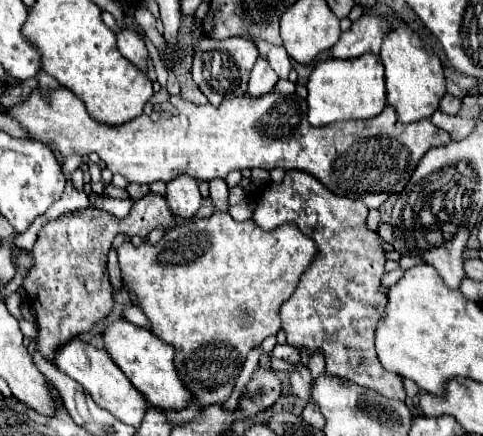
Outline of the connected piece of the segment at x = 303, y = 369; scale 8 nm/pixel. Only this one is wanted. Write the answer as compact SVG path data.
M298 363L294 365L292 371L288 371L288 377L290 377L290 383L292 383L292 391L304 399L304 401L310 401L310 385L312 385L312 375L308 371L306 365Z

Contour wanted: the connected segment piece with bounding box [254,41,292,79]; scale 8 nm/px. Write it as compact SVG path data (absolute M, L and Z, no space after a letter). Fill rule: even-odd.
M254 41L254 45L258 47L258 53L264 55L270 61L276 75L280 79L288 79L288 75L292 71L292 65L290 65L290 57L288 57L286 49L284 47L274 47L274 45L266 43L266 41Z

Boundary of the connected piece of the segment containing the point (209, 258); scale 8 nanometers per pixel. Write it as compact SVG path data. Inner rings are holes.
M214 211L208 219L196 219L186 227L168 229L156 245L144 241L140 247L134 247L126 241L118 247L118 259L124 287L150 321L150 331L174 347L174 365L184 387L206 407L230 399L246 355L260 347L266 337L280 331L278 309L296 289L298 275L310 265L314 251L314 241L302 235L296 225L280 225L274 231L262 231L250 219L240 223L228 213Z

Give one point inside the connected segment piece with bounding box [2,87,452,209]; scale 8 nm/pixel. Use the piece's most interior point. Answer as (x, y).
(369, 160)

